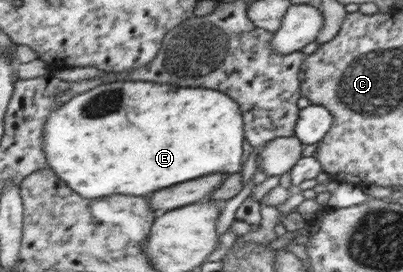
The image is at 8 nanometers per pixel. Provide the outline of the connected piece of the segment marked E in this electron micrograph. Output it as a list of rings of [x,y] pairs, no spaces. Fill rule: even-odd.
[[[117,81],[98,85],[85,93],[74,96],[70,101],[62,103],[58,109],[54,109],[52,113],[48,113],[44,127],[42,127],[42,152],[46,158],[46,167],[52,169],[52,172],[58,177],[62,177],[62,181],[66,181],[66,185],[70,185],[70,189],[78,189],[78,193],[82,193],[82,197],[104,197],[104,195],[112,195],[112,193],[122,193],[122,195],[148,195],[156,189],[174,185],[174,183],[182,183],[188,179],[196,179],[202,175],[210,175],[210,173],[240,173],[240,145],[245,138],[245,129],[242,129],[241,109],[238,108],[237,101],[230,98],[228,94],[214,89],[192,89],[192,87],[174,87],[170,84],[150,83],[150,81]]]

